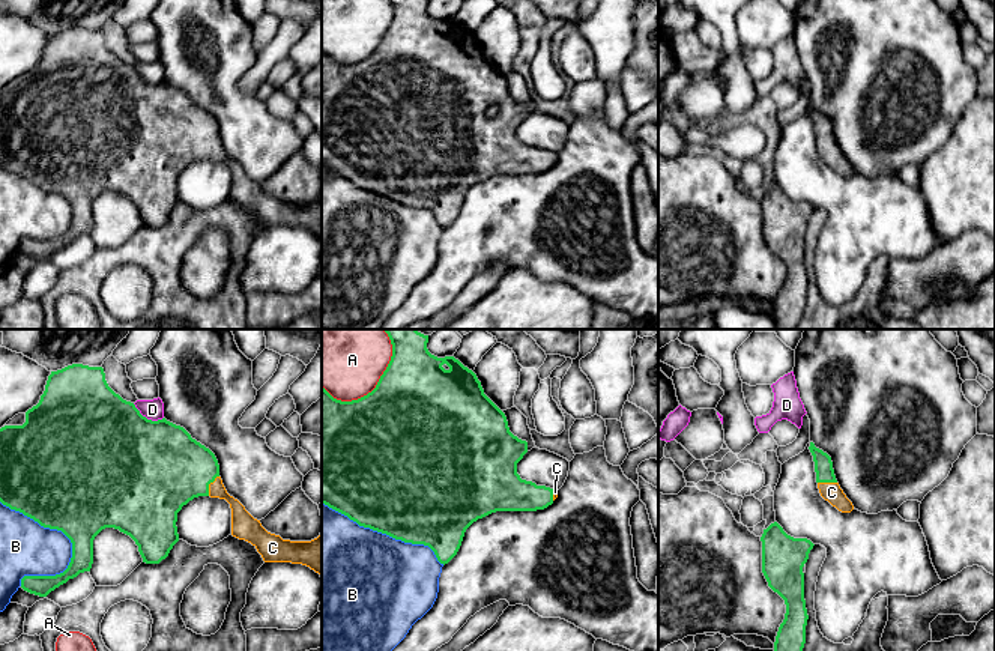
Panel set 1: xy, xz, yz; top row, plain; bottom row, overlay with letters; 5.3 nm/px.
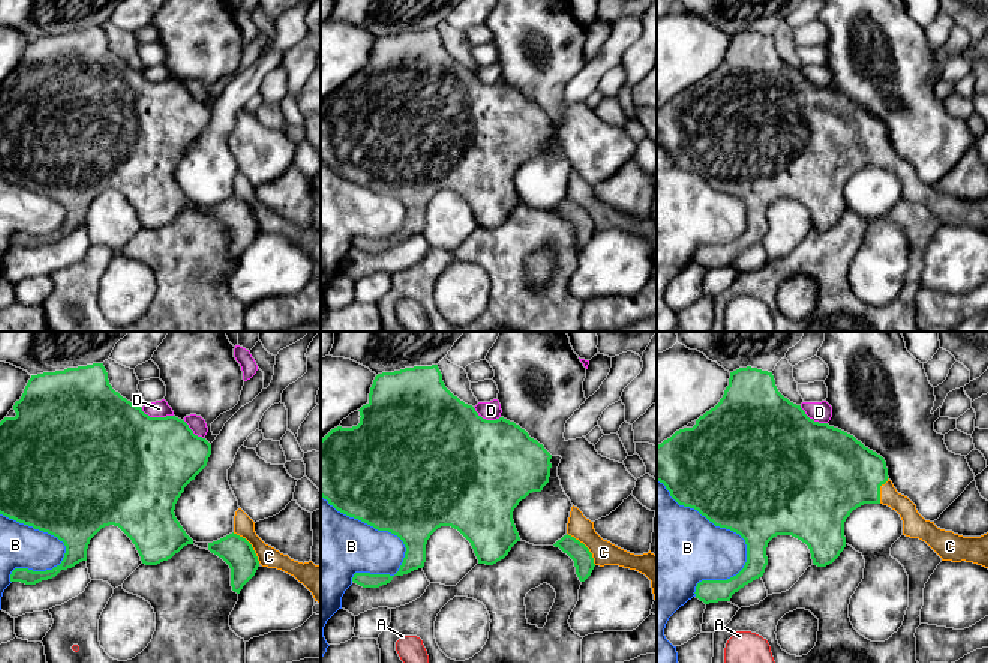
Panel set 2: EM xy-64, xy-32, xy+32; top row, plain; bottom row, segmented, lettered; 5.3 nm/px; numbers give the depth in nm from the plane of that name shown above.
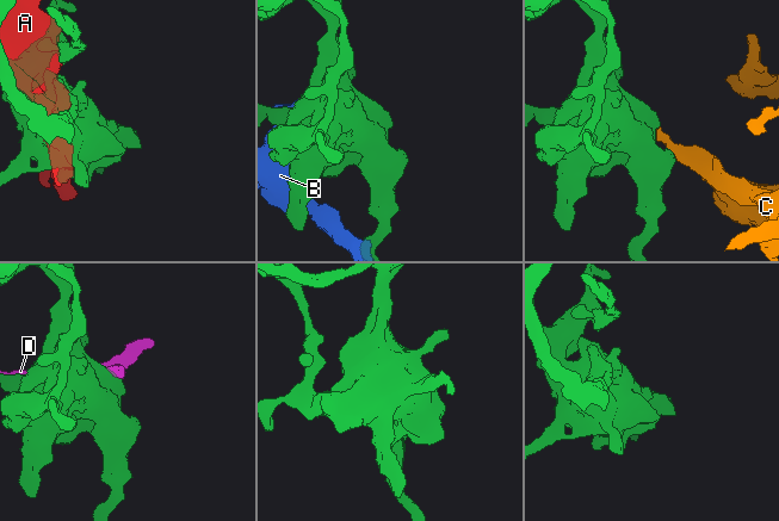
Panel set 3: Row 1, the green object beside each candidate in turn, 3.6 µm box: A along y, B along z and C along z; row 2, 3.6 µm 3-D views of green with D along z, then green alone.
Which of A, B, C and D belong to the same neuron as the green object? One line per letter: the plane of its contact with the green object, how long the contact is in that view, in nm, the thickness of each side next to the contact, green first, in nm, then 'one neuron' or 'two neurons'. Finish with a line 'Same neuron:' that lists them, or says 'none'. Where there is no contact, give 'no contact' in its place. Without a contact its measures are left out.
A: meets green in xz; contact 460 nm long; 500 nm thick on the green side, 340 nm on the other; two neurons
B: meets green in xy; contact 500 nm long; 500 nm thick on the green side, 280 nm on the other; two neurons
C: meets green in xy; contact 130 nm long; 440 nm thick on the green side, 110 nm on the other; one neuron
D: meets green in xy; contact 190 nm long; 500 nm thick on the green side, 110 nm on the other; two neurons
Same neuron: C

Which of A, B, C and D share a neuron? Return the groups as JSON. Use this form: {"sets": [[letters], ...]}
{"sets": [["A"], ["B"], ["C"], ["D"]]}

